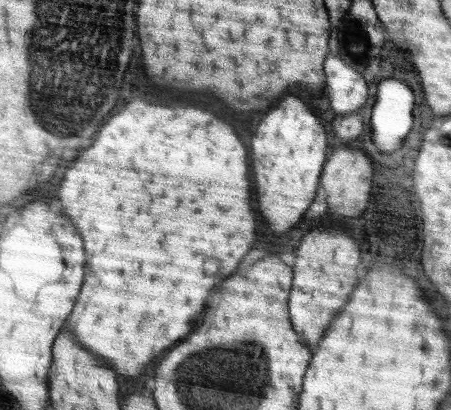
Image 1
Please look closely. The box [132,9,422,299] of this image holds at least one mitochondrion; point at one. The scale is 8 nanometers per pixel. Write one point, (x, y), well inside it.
(353, 45)

